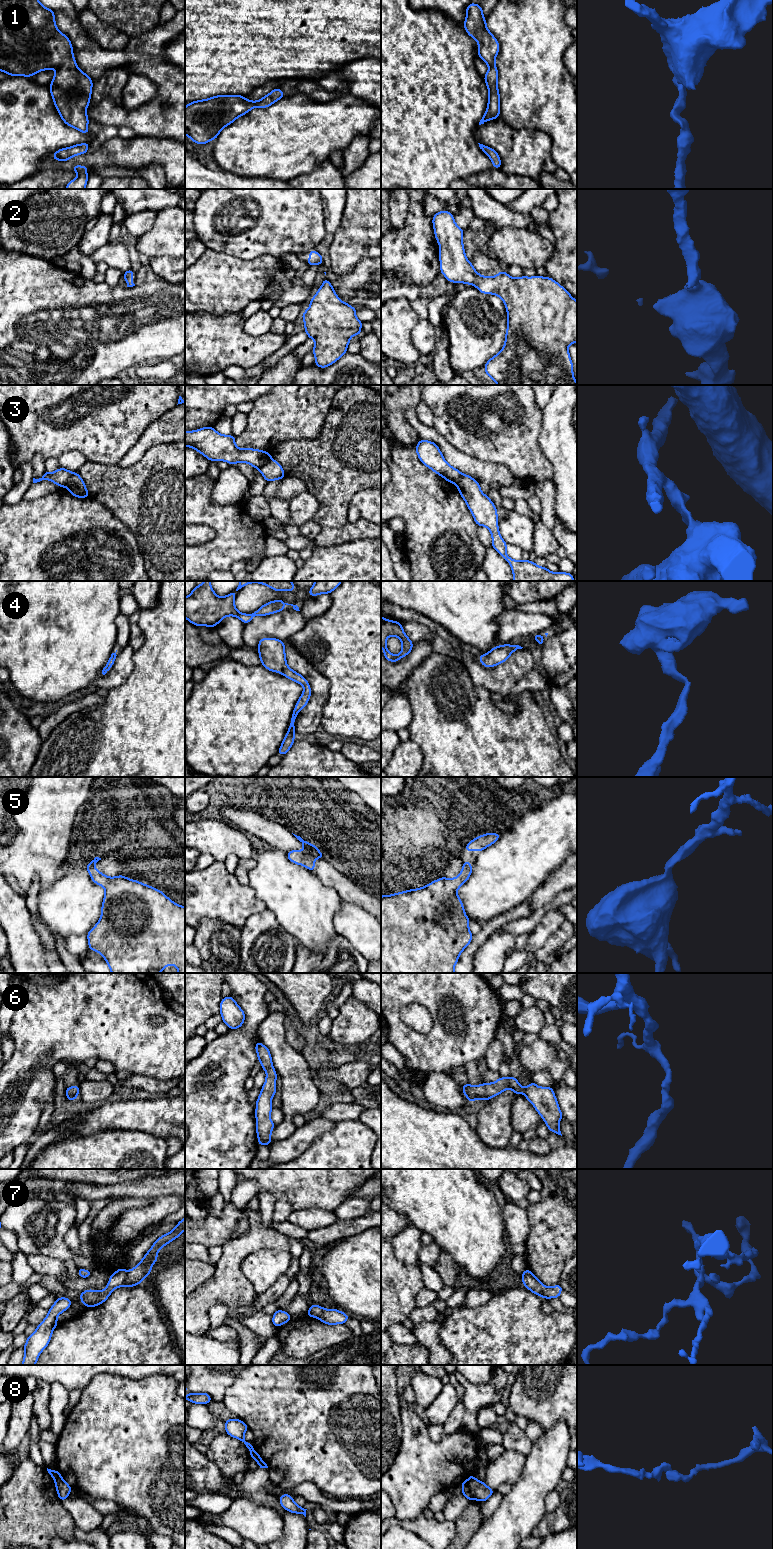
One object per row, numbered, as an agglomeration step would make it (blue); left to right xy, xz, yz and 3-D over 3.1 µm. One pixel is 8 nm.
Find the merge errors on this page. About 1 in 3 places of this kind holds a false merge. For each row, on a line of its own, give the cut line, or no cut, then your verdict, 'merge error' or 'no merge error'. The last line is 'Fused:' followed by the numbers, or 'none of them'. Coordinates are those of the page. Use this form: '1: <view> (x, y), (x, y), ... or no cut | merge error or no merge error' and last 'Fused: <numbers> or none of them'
1: no cut | no merge error
2: no cut | no merge error
3: xy (73, 473), (65, 486) | merge error
4: no cut | no merge error
5: no cut | no merge error
6: no cut | no merge error
7: xy (127, 1271), (123, 1285) | merge error
8: xz (252, 1448), (253, 1454), (251, 1456) | merge error
Fused: 3, 7, 8

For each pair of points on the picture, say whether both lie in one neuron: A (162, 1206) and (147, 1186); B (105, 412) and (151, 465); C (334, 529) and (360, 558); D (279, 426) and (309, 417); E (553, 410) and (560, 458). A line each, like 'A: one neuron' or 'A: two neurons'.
A: two neurons
B: two neurons
C: two neurons
D: one neuron
E: one neuron

